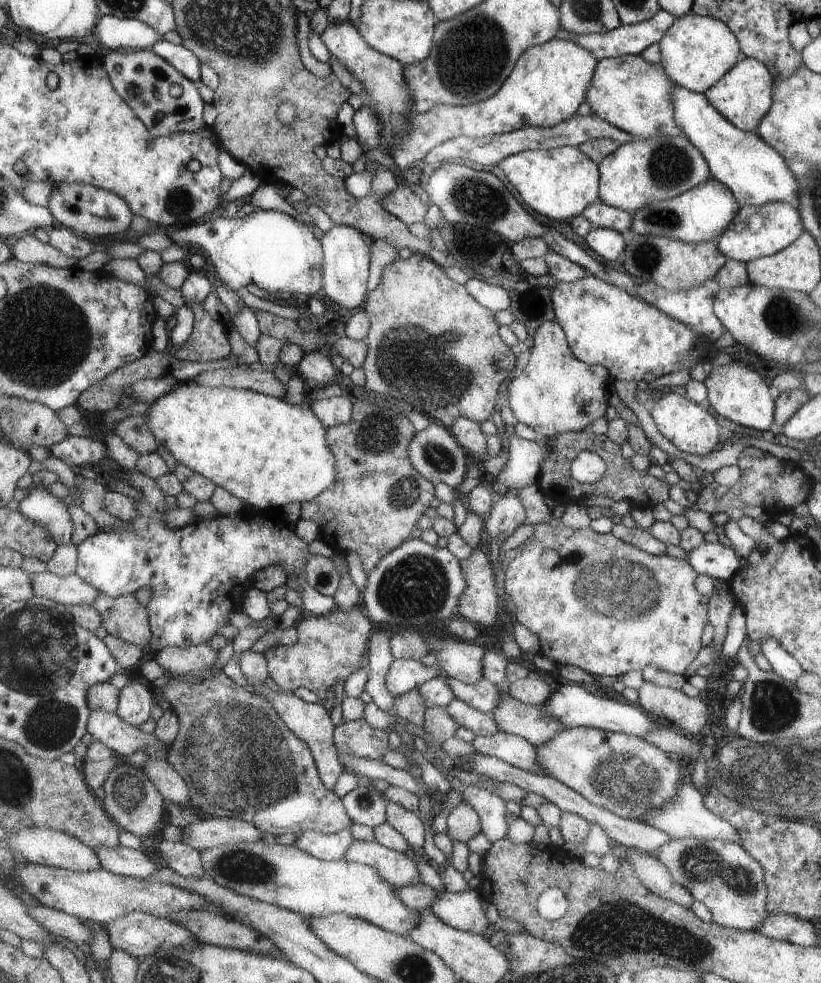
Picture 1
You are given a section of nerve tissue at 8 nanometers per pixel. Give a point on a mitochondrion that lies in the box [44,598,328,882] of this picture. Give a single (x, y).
(241, 759)

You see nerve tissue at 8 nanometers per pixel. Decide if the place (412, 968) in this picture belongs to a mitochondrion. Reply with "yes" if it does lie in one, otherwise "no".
yes

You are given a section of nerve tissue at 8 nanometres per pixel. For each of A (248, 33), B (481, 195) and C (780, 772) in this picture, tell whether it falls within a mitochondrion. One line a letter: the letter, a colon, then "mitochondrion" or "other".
A: mitochondrion
B: mitochondrion
C: mitochondrion

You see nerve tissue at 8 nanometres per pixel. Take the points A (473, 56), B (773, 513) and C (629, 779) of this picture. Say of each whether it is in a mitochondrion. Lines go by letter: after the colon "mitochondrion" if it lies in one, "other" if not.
A: mitochondrion
B: other
C: mitochondrion

